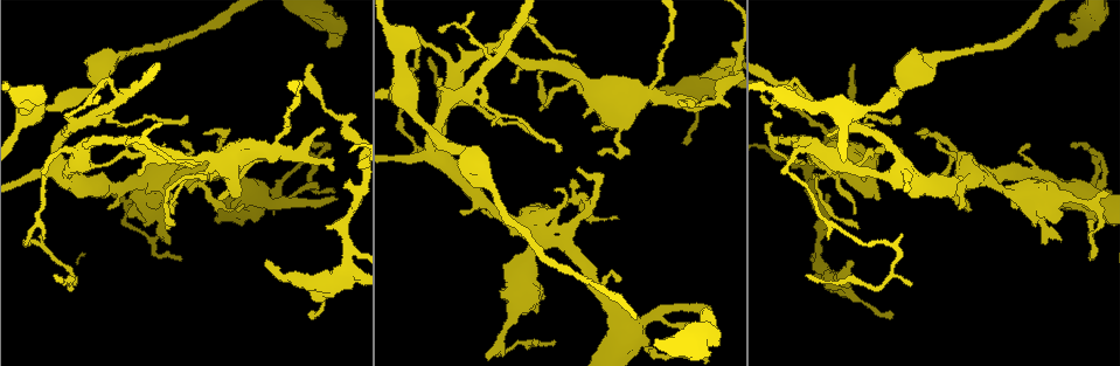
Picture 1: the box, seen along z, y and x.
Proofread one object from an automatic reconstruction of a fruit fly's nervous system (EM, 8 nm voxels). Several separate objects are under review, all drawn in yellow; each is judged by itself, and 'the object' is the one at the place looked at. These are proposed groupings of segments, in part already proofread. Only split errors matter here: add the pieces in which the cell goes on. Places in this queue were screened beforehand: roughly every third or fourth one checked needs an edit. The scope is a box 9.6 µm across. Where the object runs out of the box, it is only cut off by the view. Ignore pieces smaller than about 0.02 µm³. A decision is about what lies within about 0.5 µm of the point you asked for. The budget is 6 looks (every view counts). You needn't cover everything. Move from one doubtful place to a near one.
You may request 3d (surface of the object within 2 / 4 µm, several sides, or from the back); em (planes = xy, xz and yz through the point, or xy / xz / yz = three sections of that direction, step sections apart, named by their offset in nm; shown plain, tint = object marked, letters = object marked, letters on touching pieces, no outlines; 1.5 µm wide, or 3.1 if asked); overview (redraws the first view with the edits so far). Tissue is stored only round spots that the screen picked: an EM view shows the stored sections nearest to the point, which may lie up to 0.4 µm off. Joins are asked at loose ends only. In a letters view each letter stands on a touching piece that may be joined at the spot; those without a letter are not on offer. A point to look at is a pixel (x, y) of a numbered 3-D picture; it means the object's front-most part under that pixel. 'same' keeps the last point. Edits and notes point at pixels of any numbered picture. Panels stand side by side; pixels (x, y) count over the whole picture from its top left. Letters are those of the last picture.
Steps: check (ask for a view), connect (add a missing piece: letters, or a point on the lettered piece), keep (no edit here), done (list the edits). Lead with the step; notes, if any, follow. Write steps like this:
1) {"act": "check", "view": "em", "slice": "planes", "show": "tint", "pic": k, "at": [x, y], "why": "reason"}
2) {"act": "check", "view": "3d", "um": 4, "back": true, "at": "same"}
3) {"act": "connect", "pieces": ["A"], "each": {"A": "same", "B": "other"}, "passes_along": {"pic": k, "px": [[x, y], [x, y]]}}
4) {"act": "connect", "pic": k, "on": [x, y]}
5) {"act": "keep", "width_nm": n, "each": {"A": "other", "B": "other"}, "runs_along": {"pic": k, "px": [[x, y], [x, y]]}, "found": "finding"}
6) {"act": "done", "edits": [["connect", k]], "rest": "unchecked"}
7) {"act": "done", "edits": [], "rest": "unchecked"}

{"act": "check", "view": "3d", "um": 4, "pic": 1, "at": [335, 198], "why": "free end"}

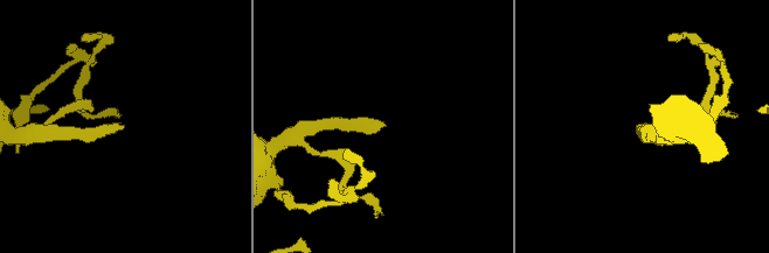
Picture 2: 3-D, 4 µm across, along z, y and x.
{"act": "check", "view": "em", "slice": "xz", "step": 4, "show": "letters", "pic": 2, "at": [122, 127], "why": "need the tissue"}

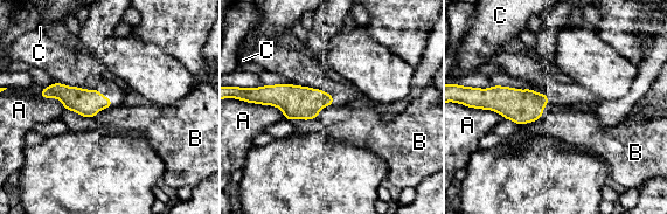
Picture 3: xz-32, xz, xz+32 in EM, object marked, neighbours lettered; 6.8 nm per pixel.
{"act": "check", "view": "em", "slice": "planes", "show": "letters", "at": "same"}

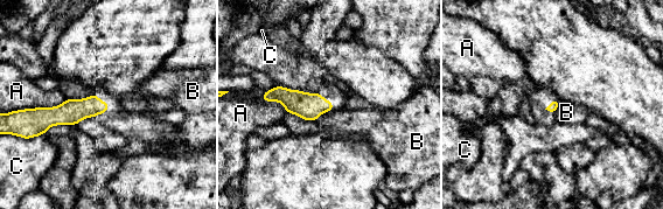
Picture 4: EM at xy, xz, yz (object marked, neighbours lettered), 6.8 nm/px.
{"act": "connect", "pieces": ["B"], "each": {"A": "other", "B": "same", "C": "other"}, "found": "the cell continues"}

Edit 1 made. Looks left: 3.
{"act": "check", "view": "em", "slice": "planes", "show": "letters", "pic": 1, "at": [1056, 35], "why": "free end"}

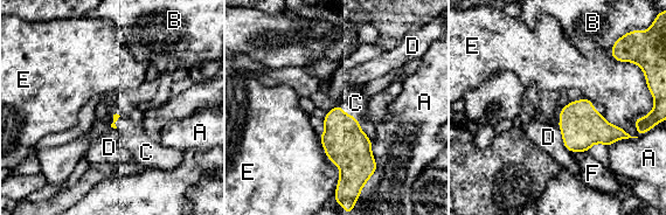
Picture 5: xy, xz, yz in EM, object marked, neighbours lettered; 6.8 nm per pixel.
{"act": "connect", "pieces": ["C"], "each": {"A": "other", "B": "other", "C": "same", "D": "other", "E": "other", "F": "other"}, "found": "the cell continues"}

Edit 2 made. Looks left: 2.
{"act": "check", "view": "3d", "um": 4, "pic": 1, "at": [265, 266], "why": "an open end"}

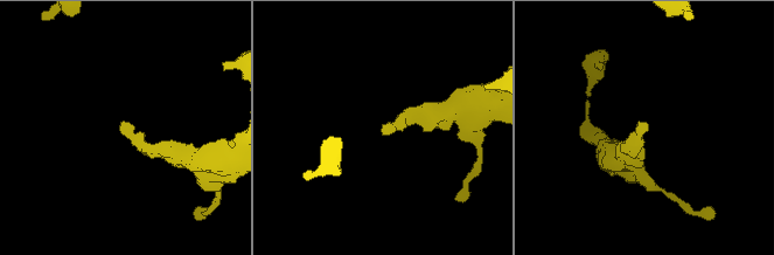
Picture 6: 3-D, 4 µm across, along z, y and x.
{"act": "check", "view": "em", "slice": "xz", "step": 8, "show": "letters", "pic": 6, "at": [121, 131]}

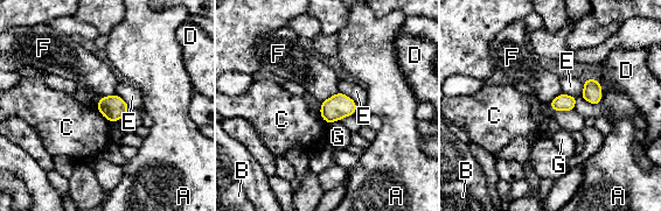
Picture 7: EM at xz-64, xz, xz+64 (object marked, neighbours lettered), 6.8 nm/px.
{"act": "keep", "each": {"A": "other", "B": "other", "C": "other", "D": "other", "E": "other", "F": "other", "G": "other"}, "border": {"pic": 7, "px": [[115, 93], [99, 98]]}, "found": "none of them fits"}

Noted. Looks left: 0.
{"act": "done", "edits": [["connect", 4], ["connect", 5]], "rest": "unchecked"}

